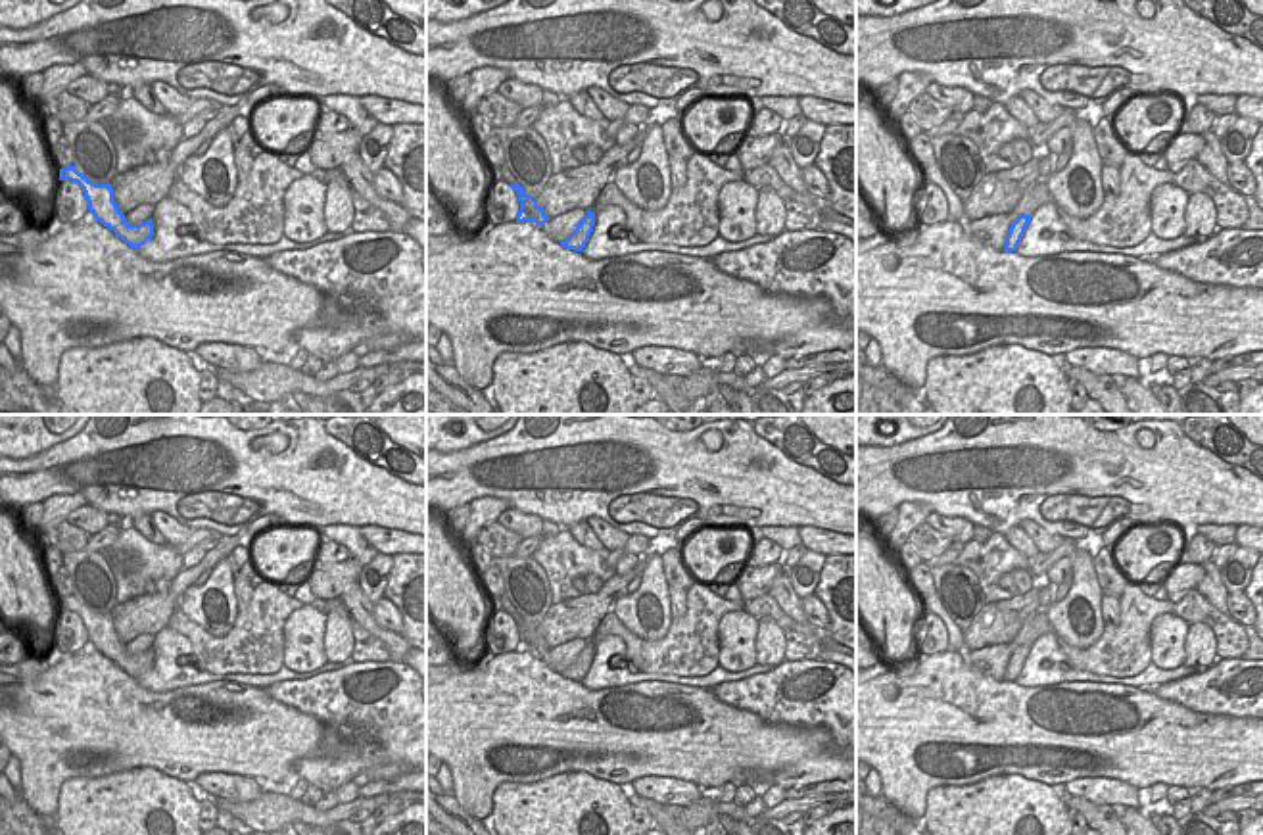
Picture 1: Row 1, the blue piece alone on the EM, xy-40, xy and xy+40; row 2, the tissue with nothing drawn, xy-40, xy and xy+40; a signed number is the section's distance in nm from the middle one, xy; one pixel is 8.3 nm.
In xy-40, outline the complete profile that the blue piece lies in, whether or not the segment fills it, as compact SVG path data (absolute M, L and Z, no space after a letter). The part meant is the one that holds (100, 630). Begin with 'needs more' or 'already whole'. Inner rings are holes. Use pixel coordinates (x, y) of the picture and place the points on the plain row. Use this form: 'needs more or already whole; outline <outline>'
already whole; outline M75 595L60 599L60 610L77 612L84 622L88 639L92 641L94 649L113 660L132 680L152 670L154 651L148 649L140 655L129 655L113 630L111 614L96 614L88 610L83 603L75 599Z

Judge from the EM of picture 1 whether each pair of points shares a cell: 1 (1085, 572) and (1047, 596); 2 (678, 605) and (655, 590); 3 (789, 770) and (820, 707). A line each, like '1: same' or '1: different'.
1: different
2: different
3: different

